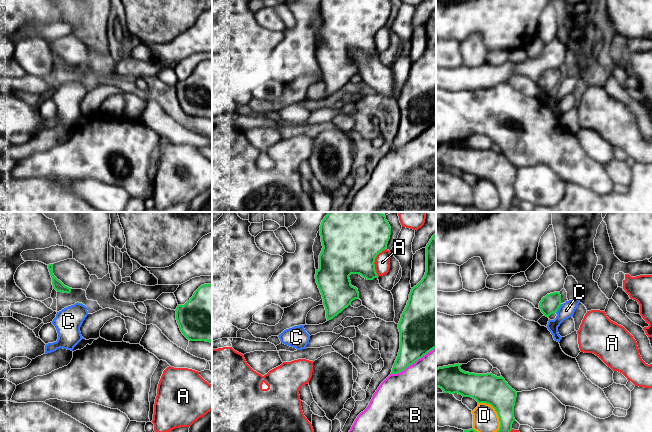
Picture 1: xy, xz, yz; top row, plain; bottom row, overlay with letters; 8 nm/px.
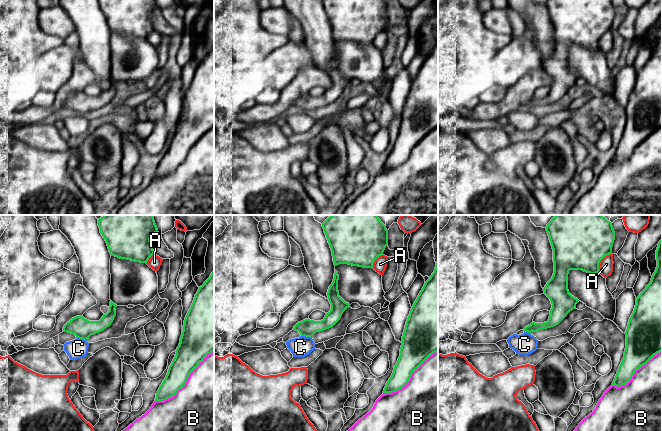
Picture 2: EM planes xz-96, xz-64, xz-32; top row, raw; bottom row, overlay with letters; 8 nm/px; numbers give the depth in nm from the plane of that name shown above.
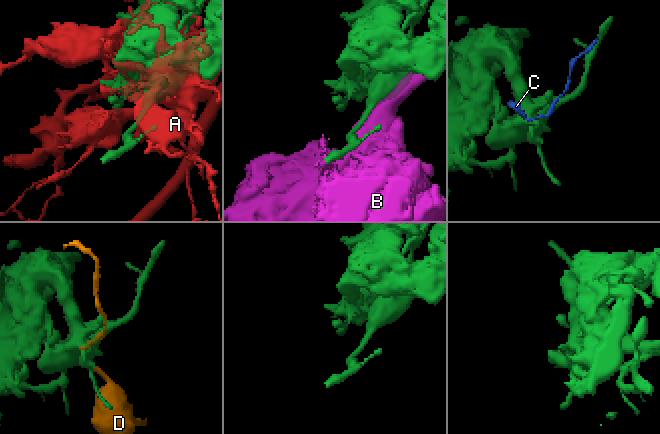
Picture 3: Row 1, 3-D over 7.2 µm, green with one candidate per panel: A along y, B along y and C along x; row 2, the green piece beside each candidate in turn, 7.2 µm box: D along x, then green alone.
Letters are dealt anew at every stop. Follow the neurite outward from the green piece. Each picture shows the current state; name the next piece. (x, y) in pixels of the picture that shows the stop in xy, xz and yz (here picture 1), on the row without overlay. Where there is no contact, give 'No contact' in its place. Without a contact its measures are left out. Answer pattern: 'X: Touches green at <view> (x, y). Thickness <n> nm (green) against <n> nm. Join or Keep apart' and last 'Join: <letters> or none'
A: Touches green at xz (374, 37). Thickness 400 nm (green) against 130 nm. Keep apart
B: Touches green at xz (413, 138). Thickness 340 nm (green) against 480 nm. Keep apart
C: Touches green at yz (558, 84). Thickness 150 nm (green) against 120 nm. Keep apart
D: Touches green at yz (497, 189). Thickness 240 nm (green) against 200 nm. Keep apart
Join: none

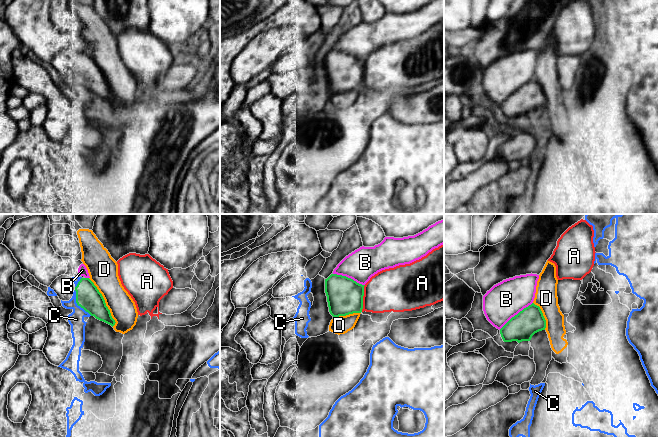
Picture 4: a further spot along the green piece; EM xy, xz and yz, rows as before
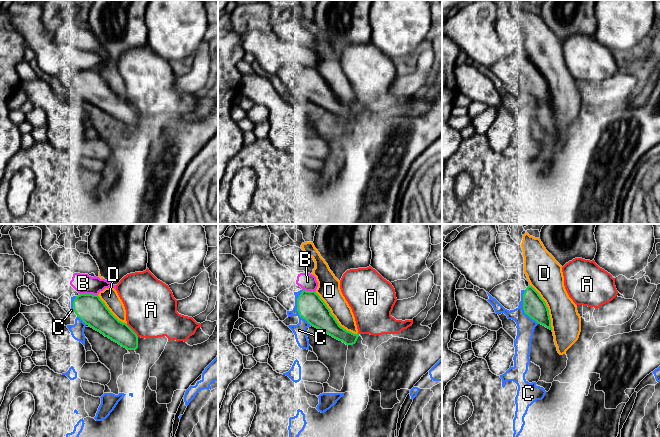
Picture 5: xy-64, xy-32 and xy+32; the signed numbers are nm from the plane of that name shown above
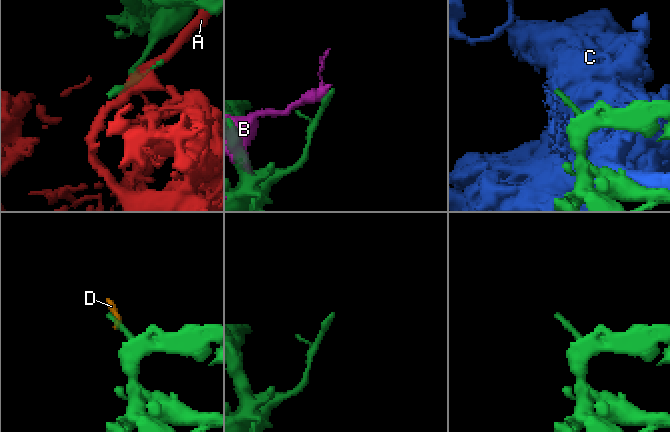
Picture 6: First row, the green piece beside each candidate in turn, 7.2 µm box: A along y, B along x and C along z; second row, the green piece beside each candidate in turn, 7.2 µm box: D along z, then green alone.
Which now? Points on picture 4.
A: Touches green at xz (362, 74). Thickness 280 nm (green) against 340 nm. Keep apart
B: Touches green at yz (515, 91). Thickness 220 nm (green) against 300 nm. Keep apart
C: Touches green at xy (77, 80). Thickness 200 nm (green) against 130 nm. Keep apart
D: Touches green at xy (104, 78). Thickness 200 nm (green) against 240 nm. Join
Join: D

